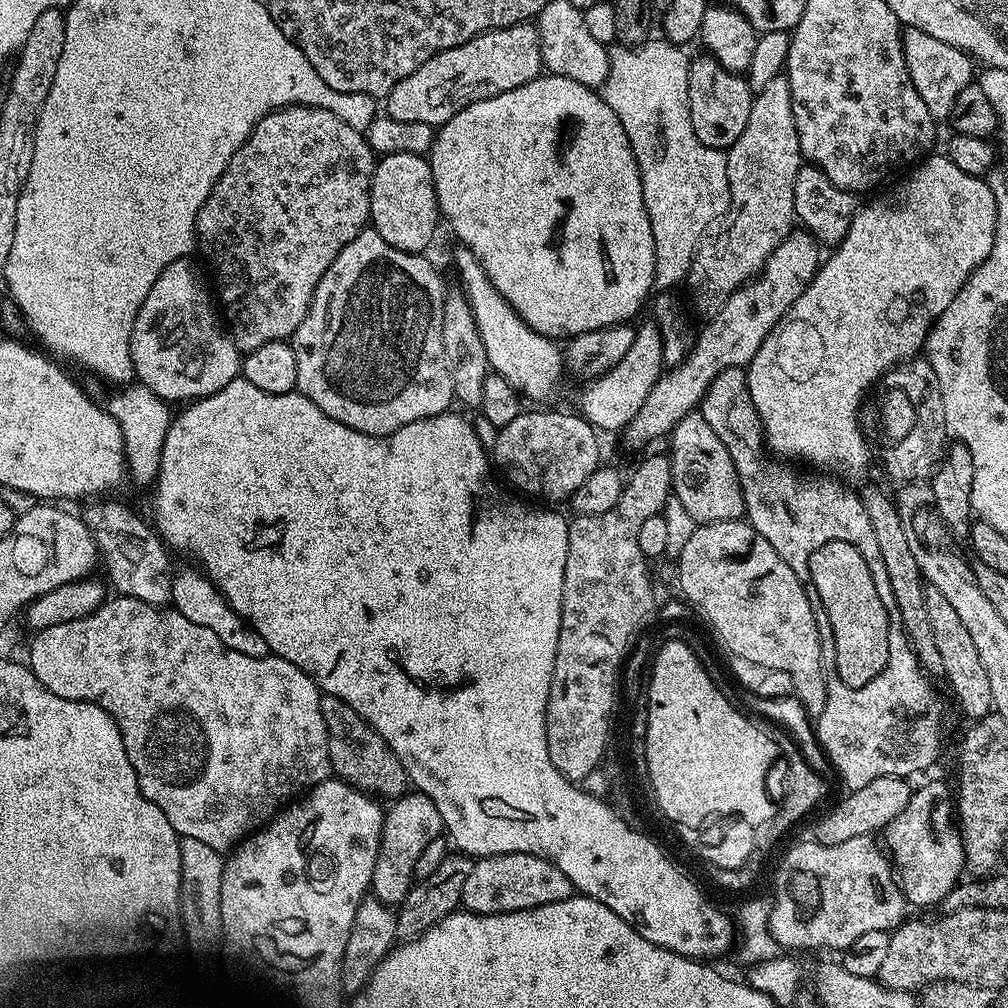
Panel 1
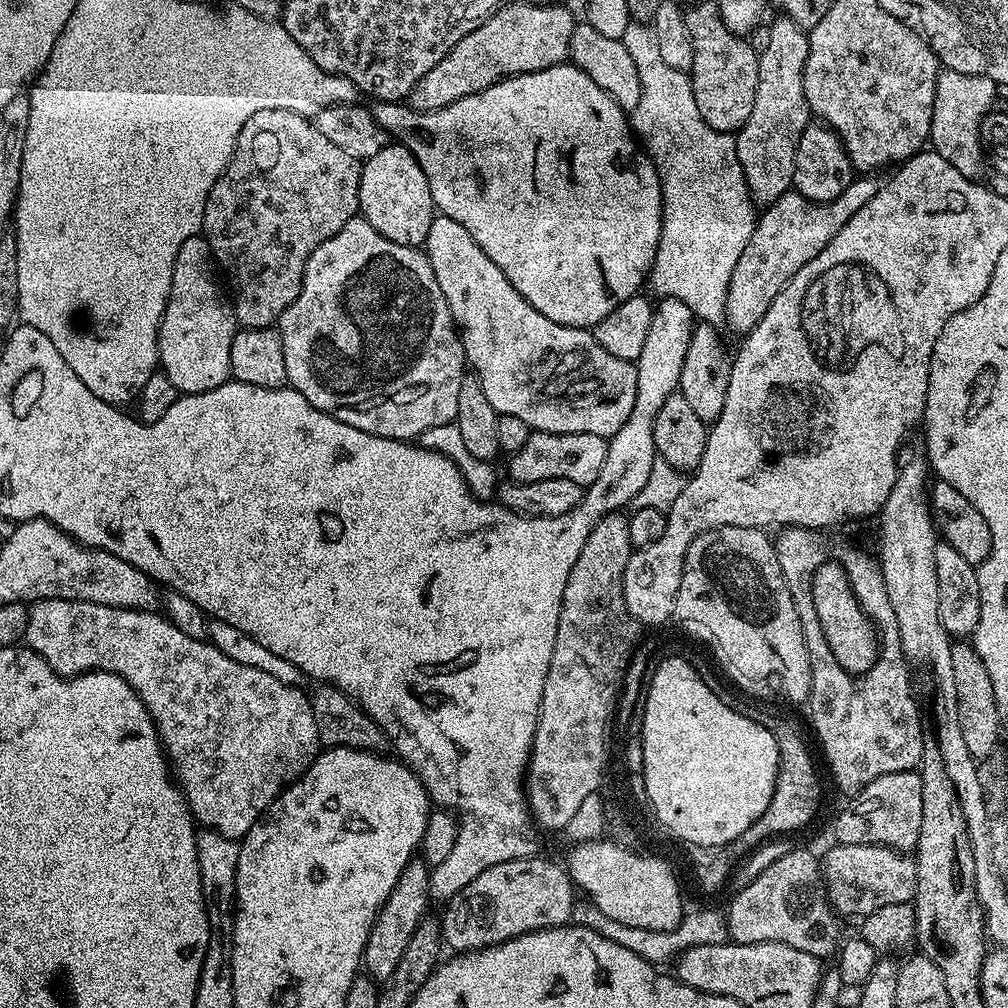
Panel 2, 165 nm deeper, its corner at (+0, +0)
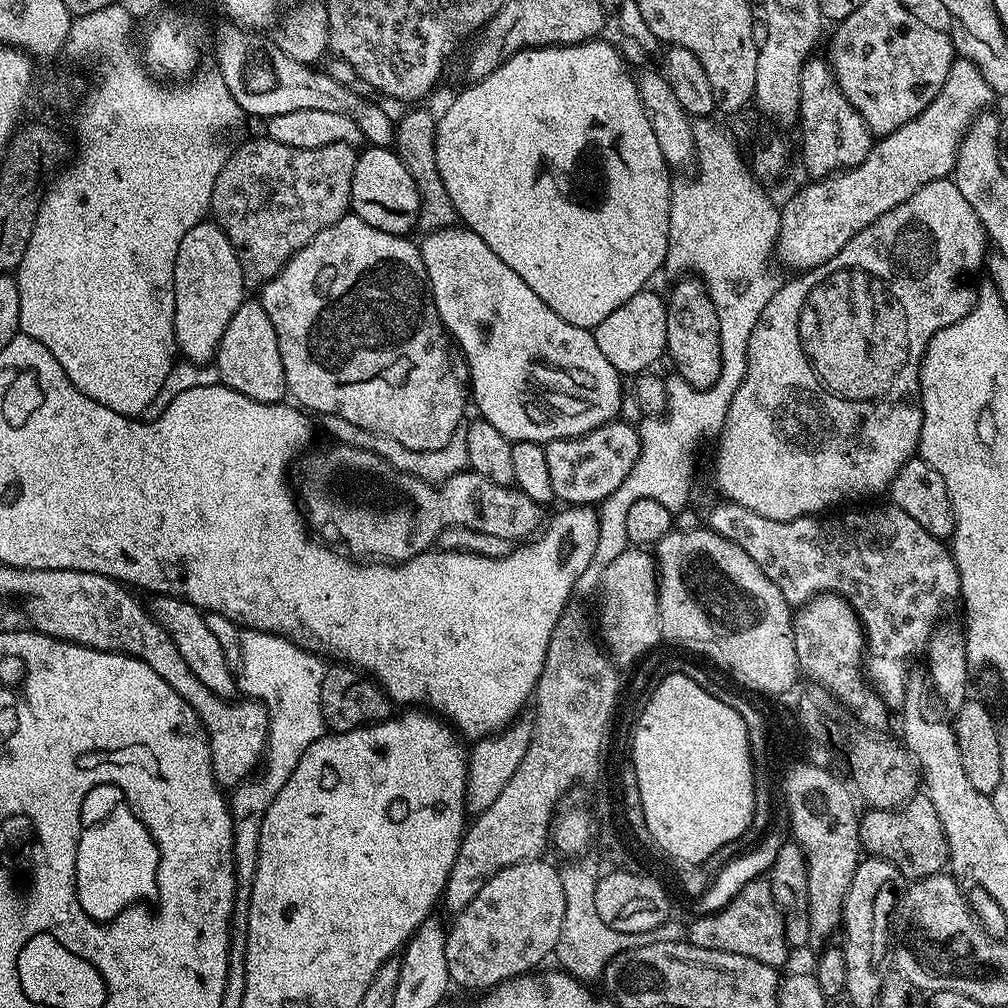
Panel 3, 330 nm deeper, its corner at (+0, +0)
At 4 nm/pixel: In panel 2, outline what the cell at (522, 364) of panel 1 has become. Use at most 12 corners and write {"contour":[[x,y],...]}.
{"contour":[[454,218],[423,247],[486,402],[614,435],[633,361],[550,322]]}

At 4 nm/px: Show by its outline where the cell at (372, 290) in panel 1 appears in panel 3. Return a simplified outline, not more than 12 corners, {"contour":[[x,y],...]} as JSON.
{"contour":[[355,214],[262,285],[291,399],[441,450],[470,404],[419,247]]}

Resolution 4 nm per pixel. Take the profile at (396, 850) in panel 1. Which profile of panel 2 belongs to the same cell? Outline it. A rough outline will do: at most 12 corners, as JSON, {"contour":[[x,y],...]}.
{"contour":[[414,858],[376,915],[362,964],[391,981],[429,915],[430,868]]}

